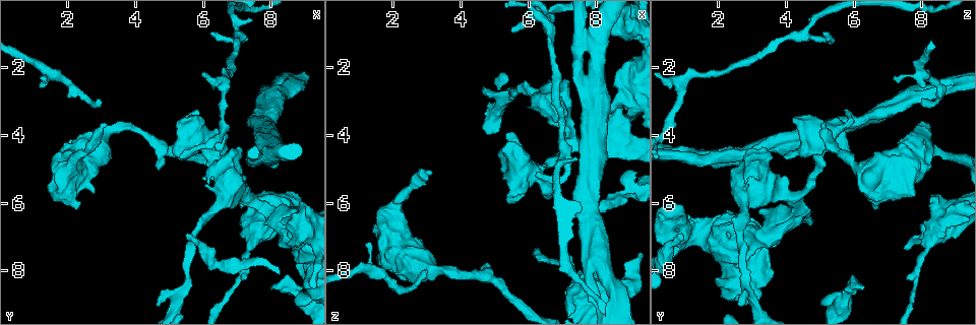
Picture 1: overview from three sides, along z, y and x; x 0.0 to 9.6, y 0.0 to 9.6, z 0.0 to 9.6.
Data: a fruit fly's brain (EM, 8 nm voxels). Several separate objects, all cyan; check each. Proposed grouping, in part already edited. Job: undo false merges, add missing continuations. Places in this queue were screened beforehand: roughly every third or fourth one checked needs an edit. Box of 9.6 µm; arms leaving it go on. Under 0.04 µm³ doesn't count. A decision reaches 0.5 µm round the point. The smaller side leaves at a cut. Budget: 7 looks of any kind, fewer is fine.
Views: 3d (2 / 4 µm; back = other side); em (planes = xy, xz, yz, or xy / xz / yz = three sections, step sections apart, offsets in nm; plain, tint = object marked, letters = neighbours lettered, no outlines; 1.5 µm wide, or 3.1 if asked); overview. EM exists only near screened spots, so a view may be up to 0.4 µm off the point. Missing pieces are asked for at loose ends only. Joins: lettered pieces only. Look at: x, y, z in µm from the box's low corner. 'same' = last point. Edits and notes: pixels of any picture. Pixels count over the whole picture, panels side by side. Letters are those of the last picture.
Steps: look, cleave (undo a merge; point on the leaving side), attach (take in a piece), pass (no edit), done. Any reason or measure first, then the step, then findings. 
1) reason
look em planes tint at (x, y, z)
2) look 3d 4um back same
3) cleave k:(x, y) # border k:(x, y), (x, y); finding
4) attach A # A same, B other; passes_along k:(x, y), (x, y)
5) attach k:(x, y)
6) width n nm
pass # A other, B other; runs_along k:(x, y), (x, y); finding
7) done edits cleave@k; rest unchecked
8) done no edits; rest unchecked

free end
look em yz step 4 tint at (4.65, 9.05, 2.65)

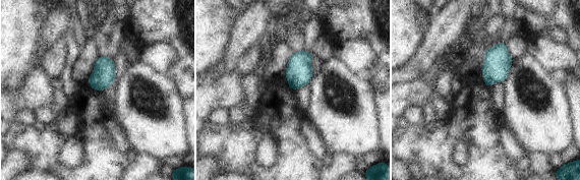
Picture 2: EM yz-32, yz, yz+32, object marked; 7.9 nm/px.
look em planes letters same

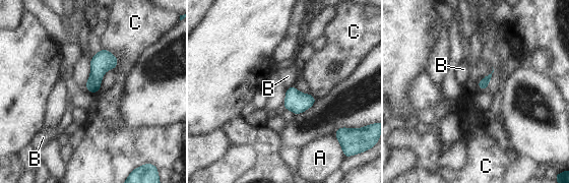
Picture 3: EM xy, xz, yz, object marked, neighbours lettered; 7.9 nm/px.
longest_contact C 200 nm
pass # A other, B other, C other; border 3:(101, 48), (117, 58), (115, 69); none of them fits

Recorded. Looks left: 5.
branch stops here
look em xz step 8 letters at (6.25, 0.95, 5.10)

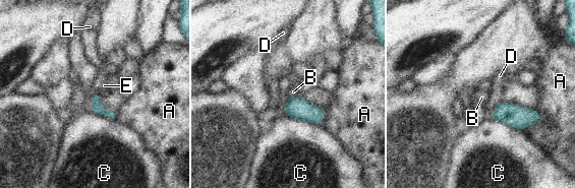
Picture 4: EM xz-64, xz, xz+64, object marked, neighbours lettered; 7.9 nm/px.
pass # A other, B other, C other, D other, E other; border 4:(297, 94), (285, 102); none of them fits

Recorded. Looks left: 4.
tapers out
look 3d 2um at (3.05, 2.95, 7.95)

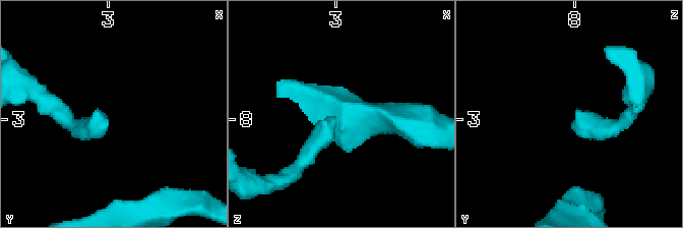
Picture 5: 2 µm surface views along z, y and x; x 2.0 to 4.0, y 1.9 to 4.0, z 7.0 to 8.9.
look em planes letters at (2.98, 3.02, 7.98)

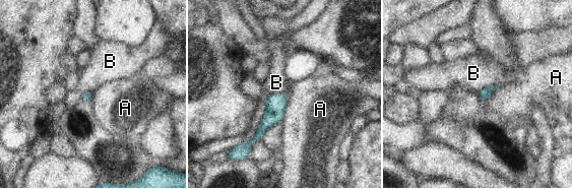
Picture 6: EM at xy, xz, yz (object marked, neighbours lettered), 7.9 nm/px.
longest_contact A 220 nm
pass # A other, B other; border 6:(500, 83), (486, 86), (478, 93); none of them fits

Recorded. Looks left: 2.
done no edits; rest unchecked

